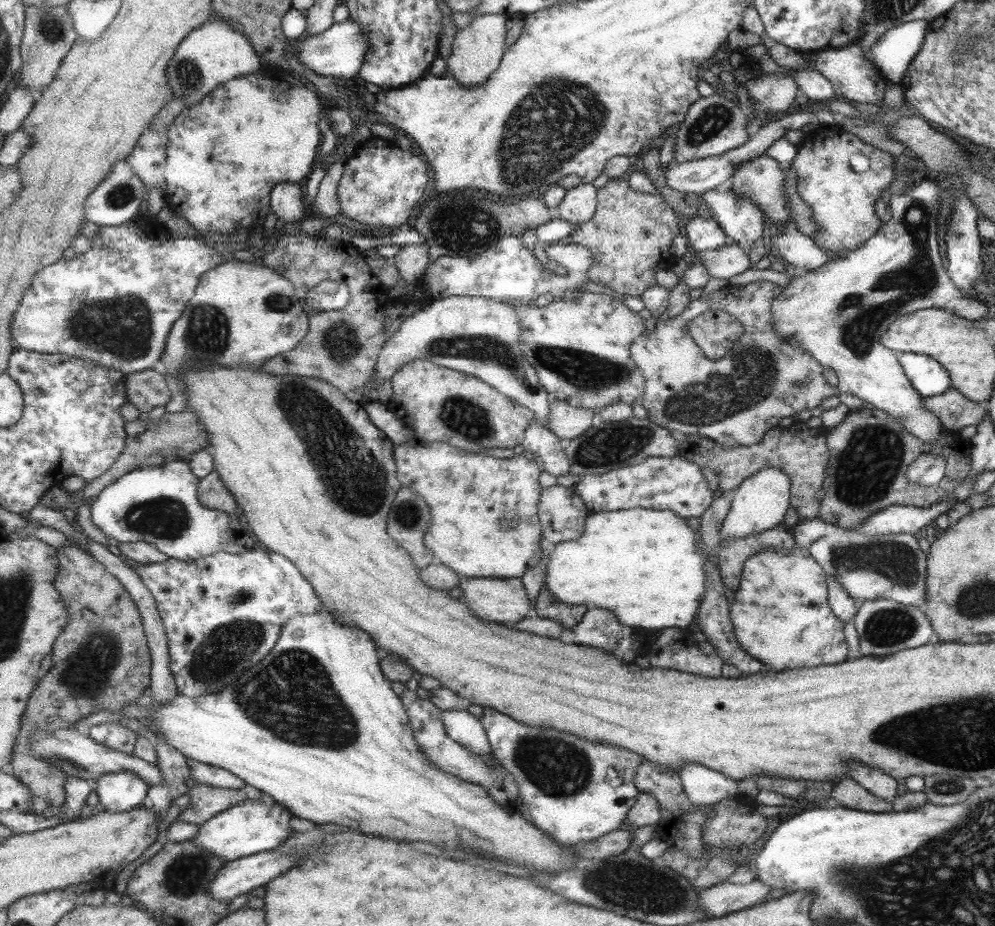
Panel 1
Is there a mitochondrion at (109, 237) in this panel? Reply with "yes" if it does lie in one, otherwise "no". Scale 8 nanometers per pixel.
no

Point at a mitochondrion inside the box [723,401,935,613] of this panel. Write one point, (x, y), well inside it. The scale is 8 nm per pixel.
(865, 470)

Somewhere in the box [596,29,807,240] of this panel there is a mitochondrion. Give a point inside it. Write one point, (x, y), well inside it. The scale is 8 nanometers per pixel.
(710, 121)

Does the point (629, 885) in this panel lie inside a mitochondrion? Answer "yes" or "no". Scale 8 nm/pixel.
yes

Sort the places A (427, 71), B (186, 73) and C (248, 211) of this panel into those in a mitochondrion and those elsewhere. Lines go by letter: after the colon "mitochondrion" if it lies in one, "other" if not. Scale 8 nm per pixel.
A: other
B: mitochondrion
C: other

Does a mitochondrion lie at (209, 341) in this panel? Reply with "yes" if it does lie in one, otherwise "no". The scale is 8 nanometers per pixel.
yes

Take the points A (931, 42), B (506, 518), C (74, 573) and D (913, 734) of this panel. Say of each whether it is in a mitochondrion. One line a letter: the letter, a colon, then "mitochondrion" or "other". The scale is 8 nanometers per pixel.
A: other
B: mitochondrion
C: other
D: mitochondrion

